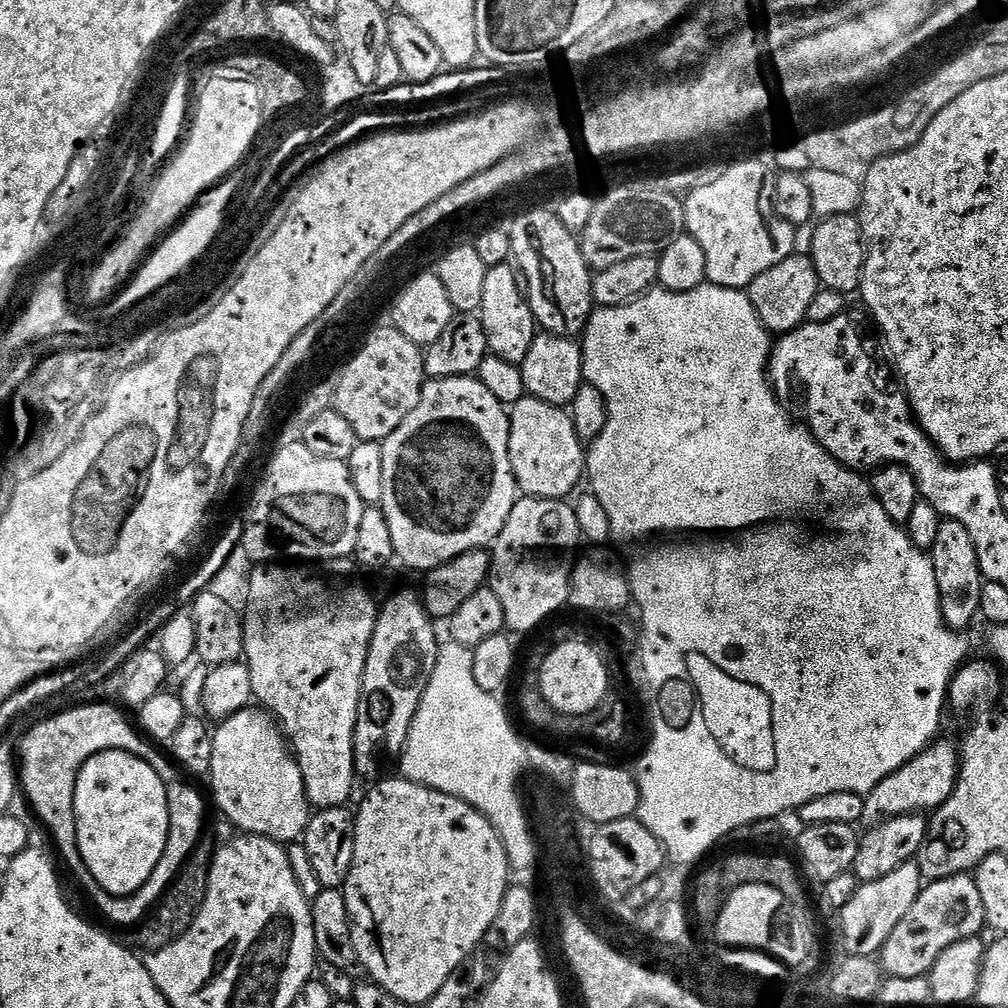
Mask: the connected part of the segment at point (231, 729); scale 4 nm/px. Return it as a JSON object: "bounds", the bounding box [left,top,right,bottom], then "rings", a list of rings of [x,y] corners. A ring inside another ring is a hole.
{"bounds":[207,706,310,842],"rings":[[[249,706],[221,719],[215,726],[207,775],[212,776],[212,796],[221,814],[240,828],[236,830],[249,836],[265,836],[277,842],[299,841],[310,819],[310,803],[304,792],[302,772],[279,723],[267,711]]]}

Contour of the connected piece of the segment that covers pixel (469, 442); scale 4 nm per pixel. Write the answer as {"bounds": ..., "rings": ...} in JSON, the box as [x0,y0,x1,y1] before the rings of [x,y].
{"bounds":[379,375,518,574],"rings":[[[475,375],[455,376],[454,378],[442,378],[441,380],[429,379],[420,391],[418,406],[406,414],[402,426],[394,430],[380,444],[382,450],[382,498],[379,507],[383,509],[386,524],[390,530],[390,542],[393,543],[395,559],[404,563],[406,567],[413,568],[416,572],[427,574],[436,568],[441,568],[446,562],[458,558],[467,552],[478,552],[495,544],[502,526],[506,524],[506,518],[510,516],[510,510],[518,499],[516,479],[510,466],[510,454],[508,453],[508,414],[509,409]]]}

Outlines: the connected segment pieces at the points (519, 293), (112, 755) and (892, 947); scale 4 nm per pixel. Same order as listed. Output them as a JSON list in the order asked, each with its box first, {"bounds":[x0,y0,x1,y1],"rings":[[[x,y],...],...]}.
[{"bounds":[478,263,538,366],"rings":[[[493,263],[489,267],[485,285],[482,286],[482,302],[478,315],[486,332],[489,353],[520,366],[536,340],[538,325],[528,304],[521,277],[517,269],[511,263],[508,264]]]},{"bounds":[73,752,168,896],"rings":[[[99,752],[98,755],[90,757],[76,775],[76,789],[73,796],[76,812],[76,846],[80,851],[82,862],[88,867],[88,876],[112,896],[132,896],[144,885],[146,878],[150,878],[150,874],[154,874],[154,866],[158,866],[158,858],[162,858],[164,853],[168,837],[168,807],[166,806],[168,788],[162,782],[162,778],[158,778],[158,774],[154,774],[154,770],[149,764],[142,762],[138,757],[132,756],[128,752]]]},{"bounds":[878,875,985,979],"rings":[[[971,875],[948,876],[945,880],[933,880],[921,887],[917,900],[910,906],[898,926],[894,927],[888,941],[878,953],[878,961],[889,977],[914,979],[928,974],[938,957],[948,947],[985,931],[984,907],[978,894],[975,879]]]}]

